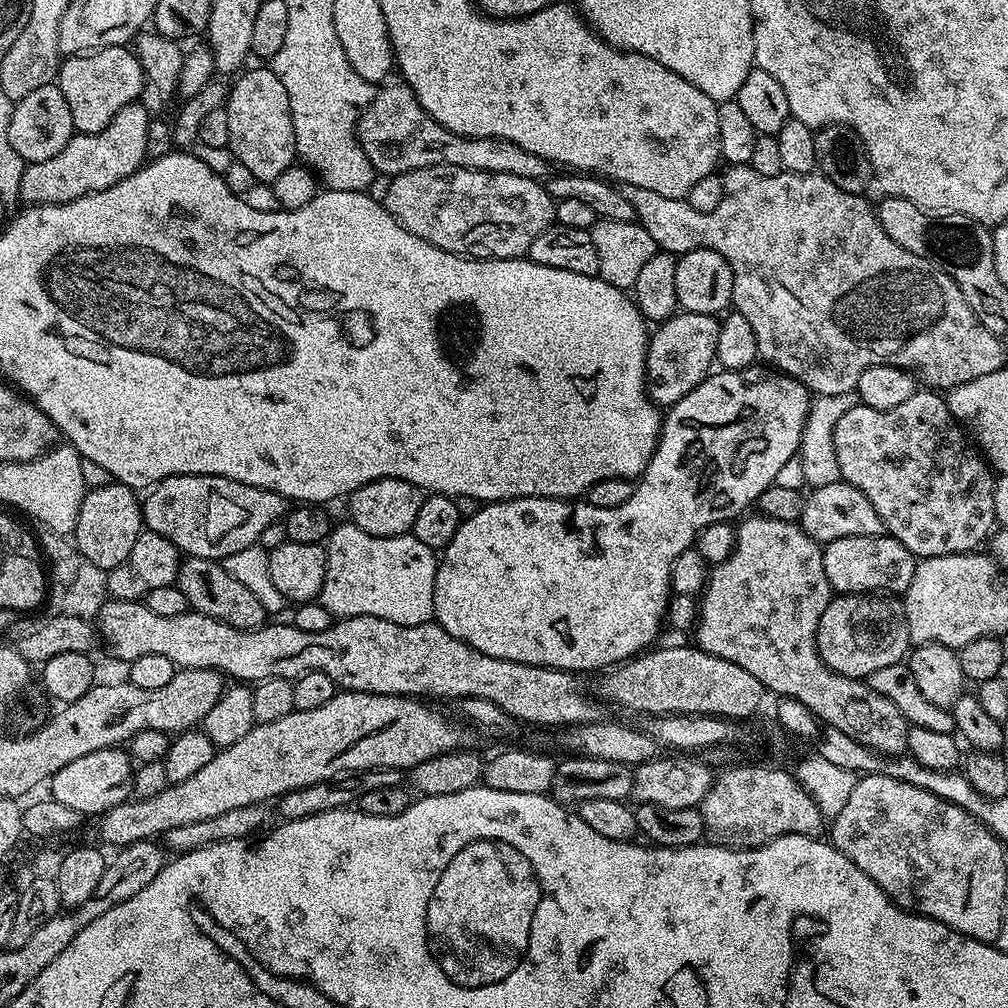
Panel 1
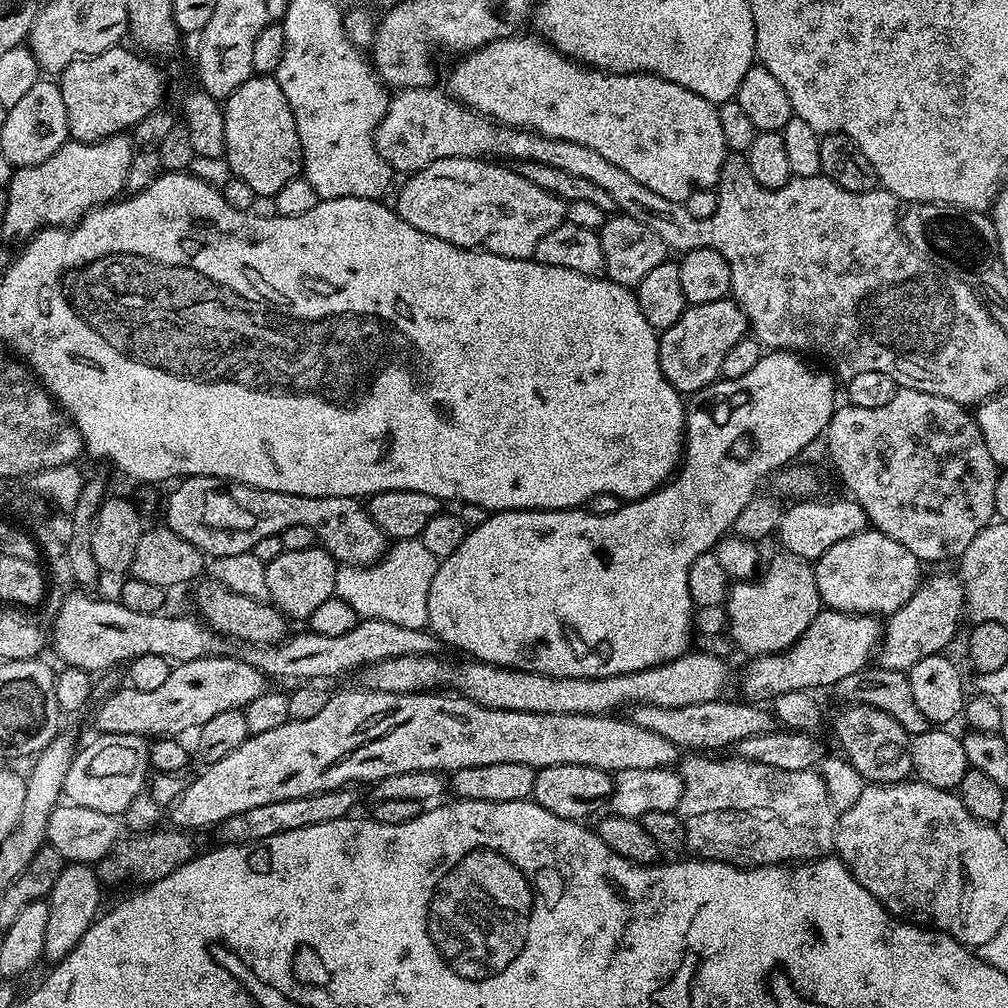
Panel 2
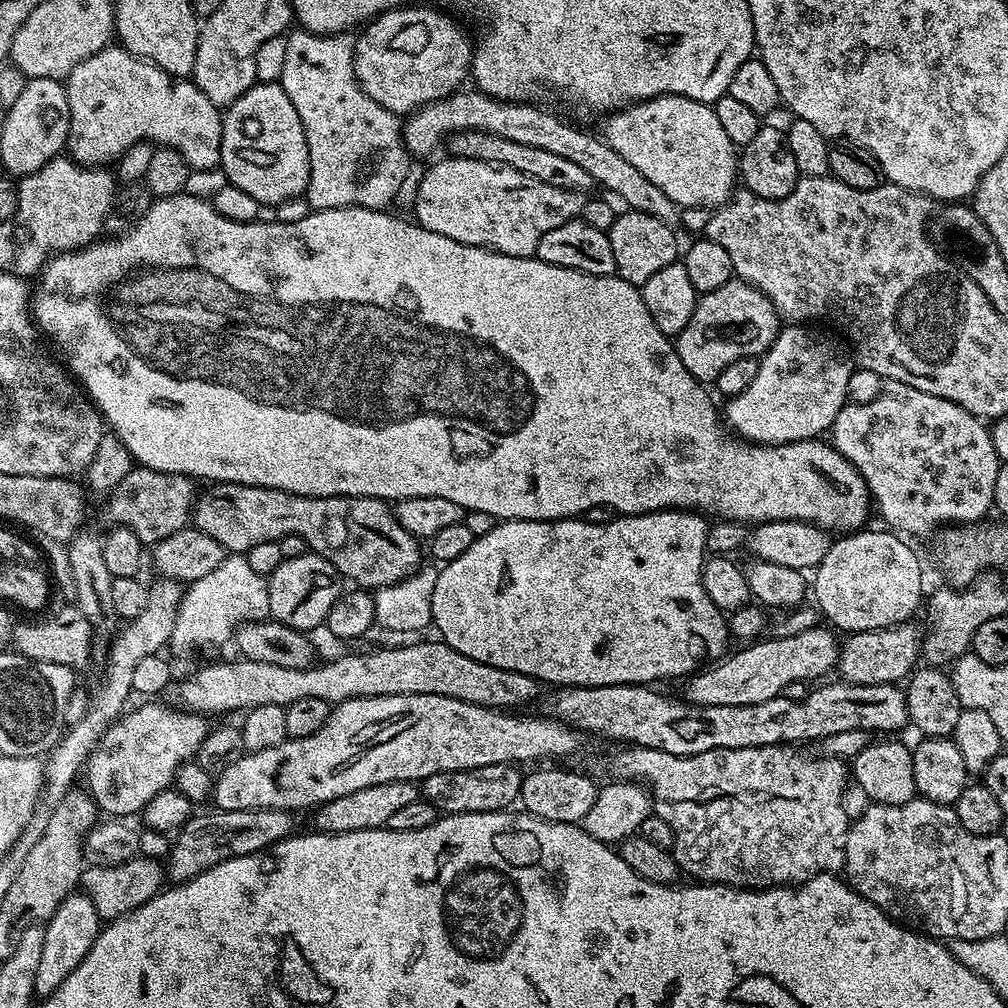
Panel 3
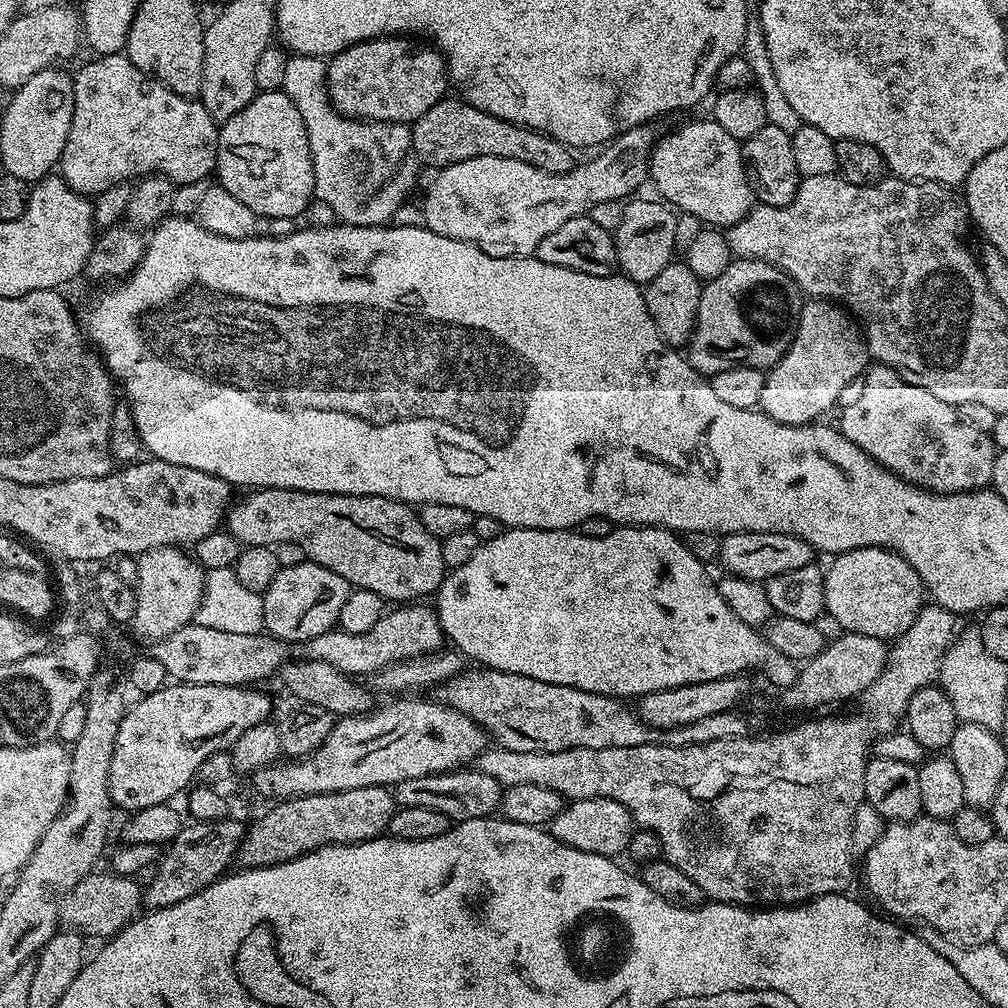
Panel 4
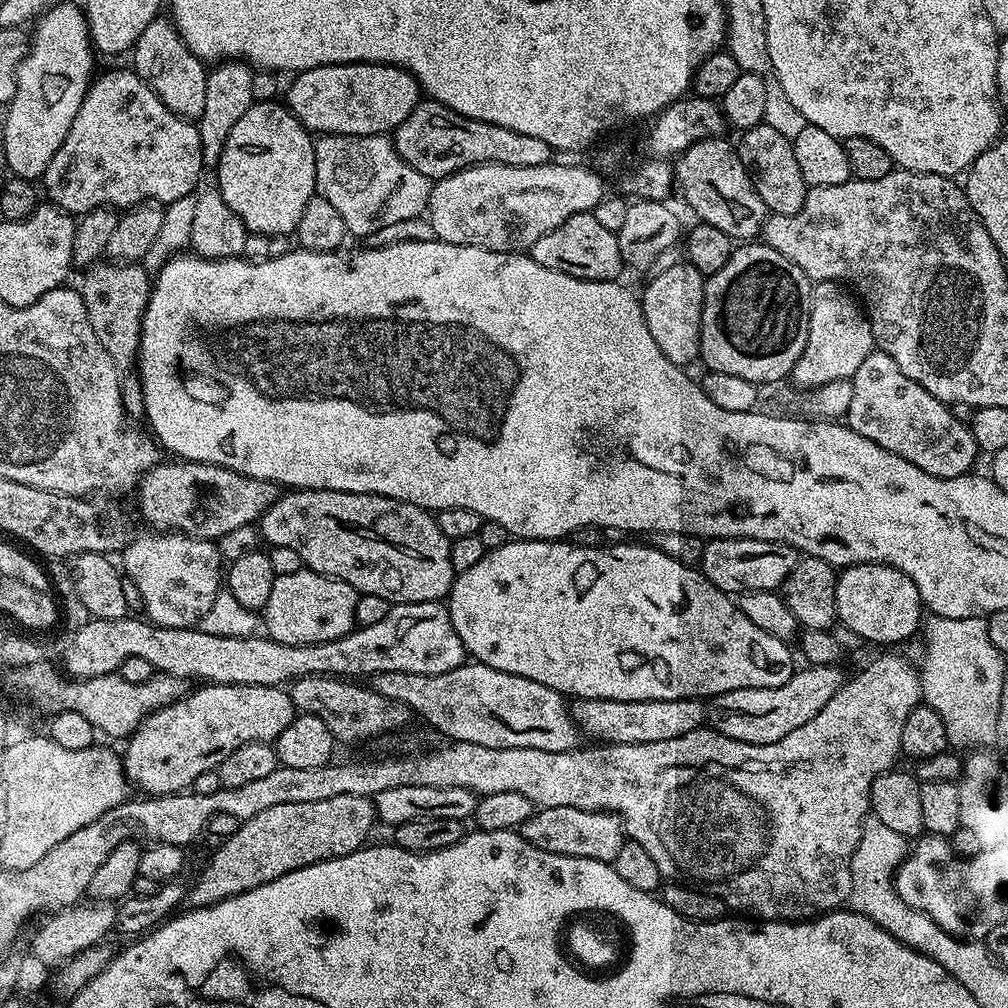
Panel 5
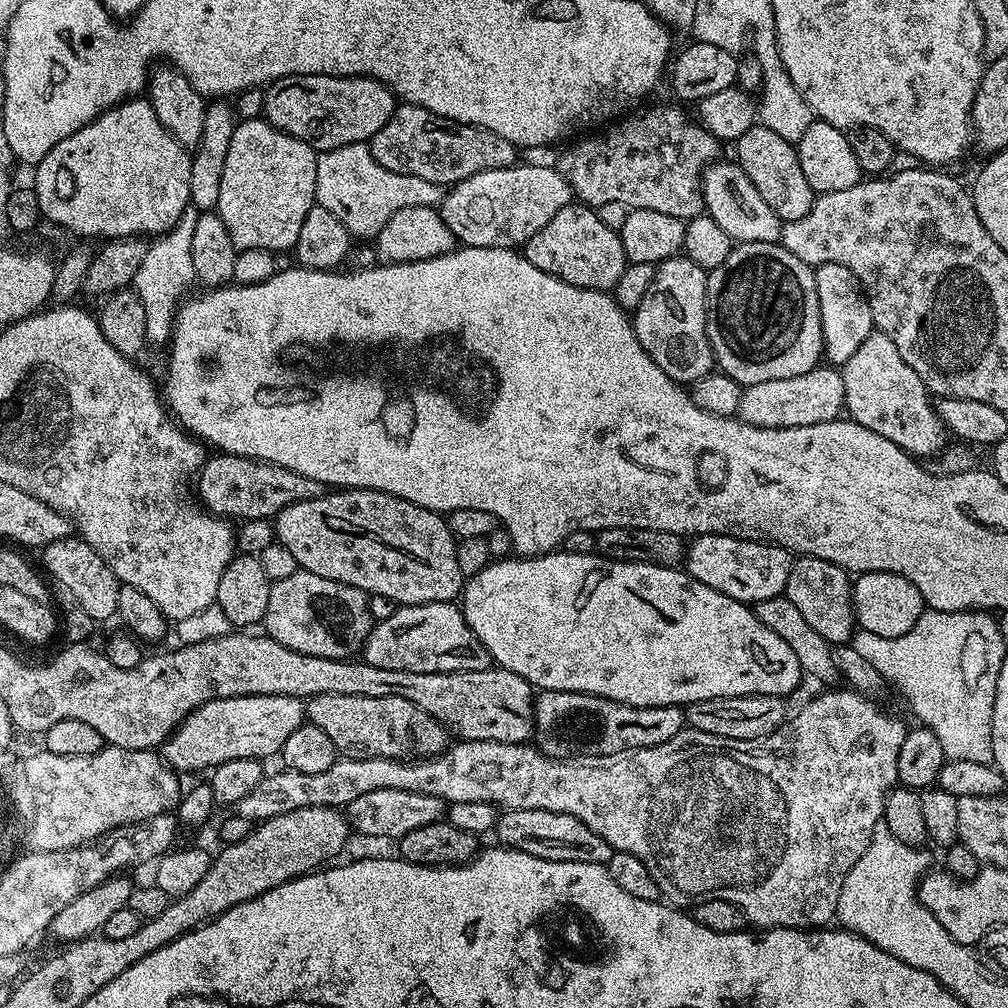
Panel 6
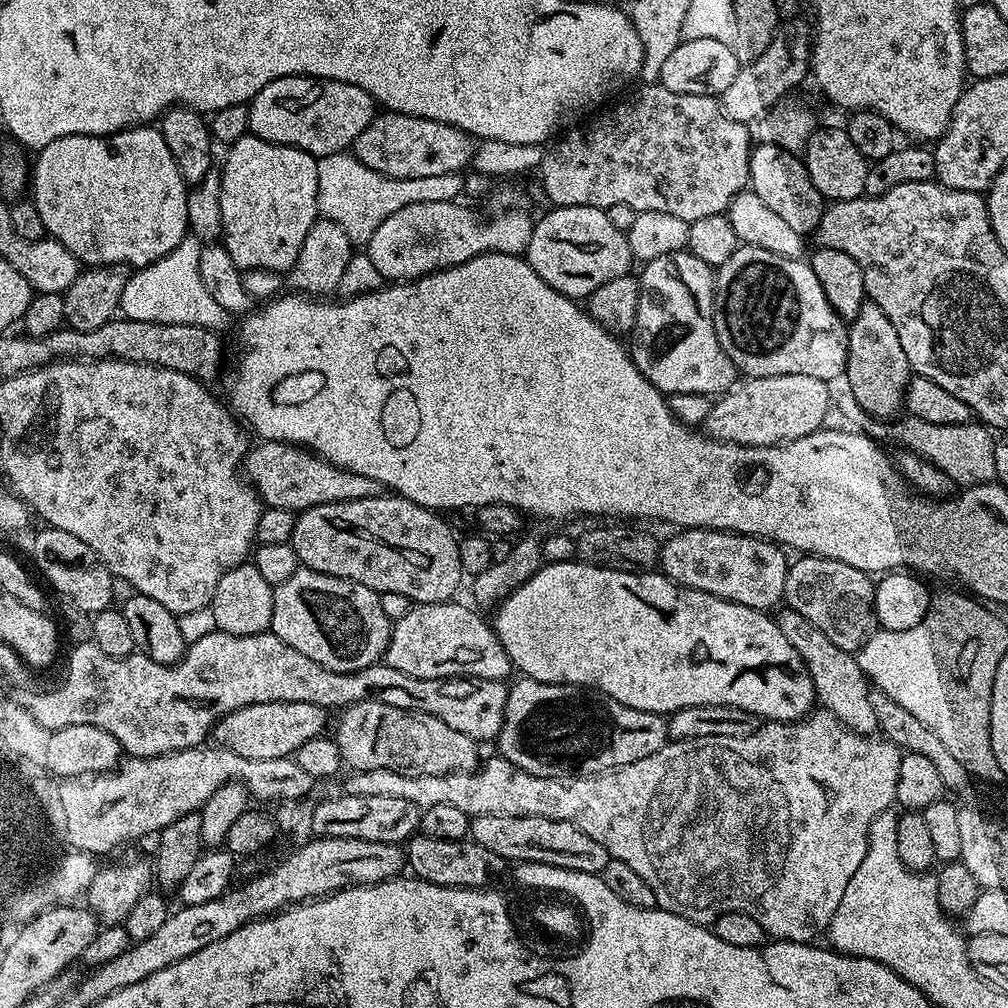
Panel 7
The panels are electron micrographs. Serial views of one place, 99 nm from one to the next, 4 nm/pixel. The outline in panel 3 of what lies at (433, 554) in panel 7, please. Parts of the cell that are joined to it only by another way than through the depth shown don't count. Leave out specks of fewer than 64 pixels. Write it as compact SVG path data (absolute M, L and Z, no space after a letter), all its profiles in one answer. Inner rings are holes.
M223 482L205 488L195 501L191 523L214 538L225 553L246 554L262 542L279 542L283 536L298 534L306 538L315 555L330 562L345 581L353 580L360 590L407 580L421 567L421 541L402 530L395 511L373 496L299 496L277 488Z

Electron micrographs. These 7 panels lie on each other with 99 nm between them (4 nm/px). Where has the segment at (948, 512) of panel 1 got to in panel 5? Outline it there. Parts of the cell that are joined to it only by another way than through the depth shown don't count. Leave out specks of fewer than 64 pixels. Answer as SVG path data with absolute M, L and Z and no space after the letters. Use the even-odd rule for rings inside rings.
M873 350L850 379L854 395L850 397L846 423L851 431L870 438L870 442L878 442L882 450L890 450L890 454L898 454L906 462L914 462L918 470L926 470L934 478L958 478L975 469L972 467L978 449L971 427L956 420L952 413L955 411L914 382L914 378L906 378L890 354Z

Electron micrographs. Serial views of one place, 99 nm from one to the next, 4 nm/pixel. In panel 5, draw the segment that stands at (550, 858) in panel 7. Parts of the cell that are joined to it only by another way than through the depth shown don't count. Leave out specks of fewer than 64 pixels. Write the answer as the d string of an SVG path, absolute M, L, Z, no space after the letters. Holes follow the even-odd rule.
M554 806L533 811L532 817L518 829L526 842L550 854L566 854L574 858L594 858L612 864L625 842L624 823L615 812L578 810L574 806Z

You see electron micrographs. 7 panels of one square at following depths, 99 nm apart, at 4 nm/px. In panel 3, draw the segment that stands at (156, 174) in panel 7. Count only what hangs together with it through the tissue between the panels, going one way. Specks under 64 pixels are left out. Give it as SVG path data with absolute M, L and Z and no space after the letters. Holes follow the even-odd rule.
M109 46L78 62L78 66L74 66L68 75L66 87L70 106L66 152L77 164L82 164L85 168L108 166L126 154L130 146L147 142L180 152L190 169L204 171L219 165L224 118L221 109L216 108L214 102L210 102L210 98L206 98L206 94L202 94L202 90L198 90L191 79L166 74L166 70L154 66L149 60L131 56L122 47Z

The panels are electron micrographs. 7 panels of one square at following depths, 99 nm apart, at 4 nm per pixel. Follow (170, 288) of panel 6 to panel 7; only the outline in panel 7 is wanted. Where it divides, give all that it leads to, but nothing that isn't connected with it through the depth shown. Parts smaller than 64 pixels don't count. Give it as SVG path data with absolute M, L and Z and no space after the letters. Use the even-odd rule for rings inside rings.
M189 234L170 252L156 263L150 263L141 269L135 269L126 279L122 290L119 311L130 320L158 322L162 325L194 325L219 331L227 320L228 313L212 299L200 275L200 256L202 244L195 236Z

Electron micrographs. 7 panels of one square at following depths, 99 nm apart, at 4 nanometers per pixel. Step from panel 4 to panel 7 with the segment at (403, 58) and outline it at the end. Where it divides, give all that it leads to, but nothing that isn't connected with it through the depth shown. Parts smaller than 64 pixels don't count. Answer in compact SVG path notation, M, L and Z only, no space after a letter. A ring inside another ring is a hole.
M283 76L262 86L262 90L258 90L258 94L248 104L248 130L251 135L271 144L294 146L319 158L351 149L358 134L370 126L376 115L378 105L371 94L362 90L362 86L350 86L337 80L320 80L317 76Z

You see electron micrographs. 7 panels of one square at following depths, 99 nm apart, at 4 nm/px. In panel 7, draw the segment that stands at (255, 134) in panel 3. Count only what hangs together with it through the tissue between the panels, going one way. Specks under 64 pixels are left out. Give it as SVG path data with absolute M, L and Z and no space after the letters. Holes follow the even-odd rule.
M254 135L238 138L227 145L228 157L220 172L220 201L222 202L222 245L229 252L234 266L244 272L261 268L264 271L287 273L295 264L306 234L318 219L317 157L306 150L285 144L271 144Z

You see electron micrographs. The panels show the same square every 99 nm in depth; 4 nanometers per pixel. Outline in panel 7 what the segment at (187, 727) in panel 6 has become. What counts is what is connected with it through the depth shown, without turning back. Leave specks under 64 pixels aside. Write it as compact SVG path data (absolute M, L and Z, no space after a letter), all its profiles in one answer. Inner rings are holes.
M262 702L242 706L242 710L234 710L216 721L214 740L242 758L292 758L302 742L325 735L327 724L329 727L330 712L322 706L310 702Z

